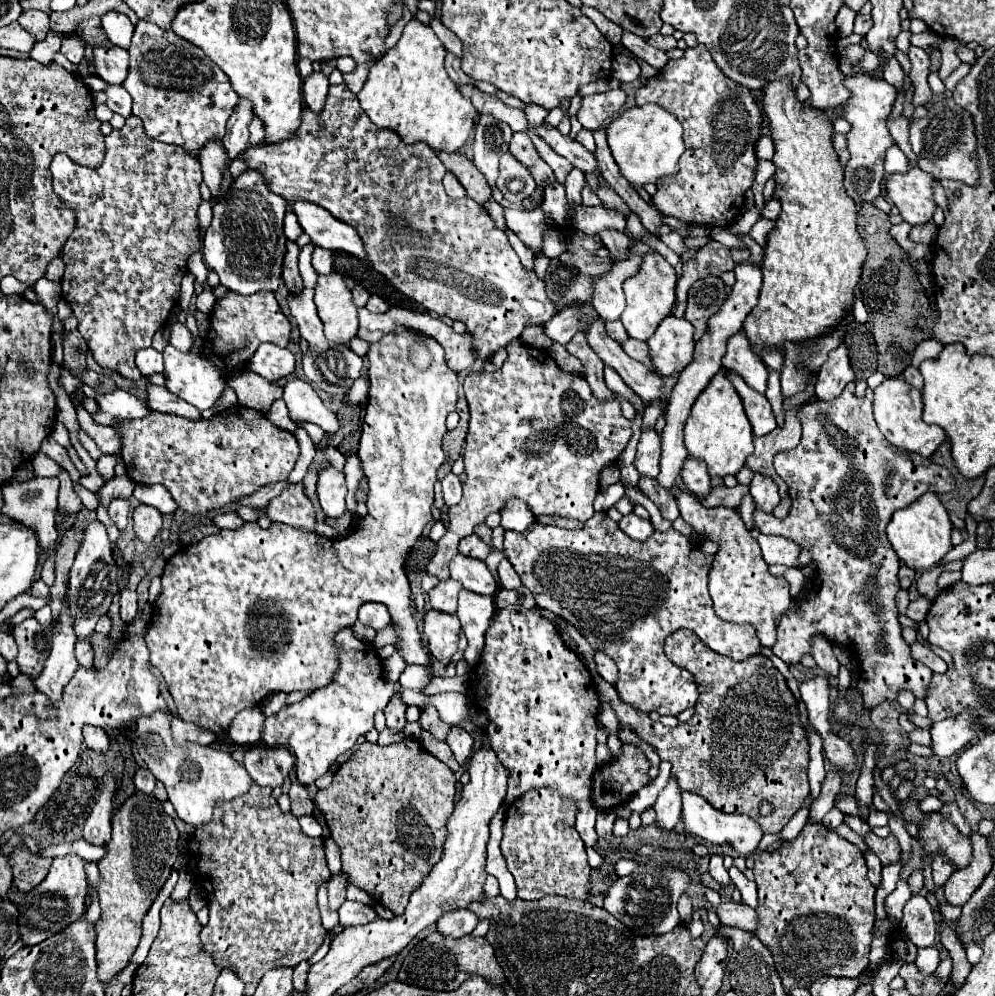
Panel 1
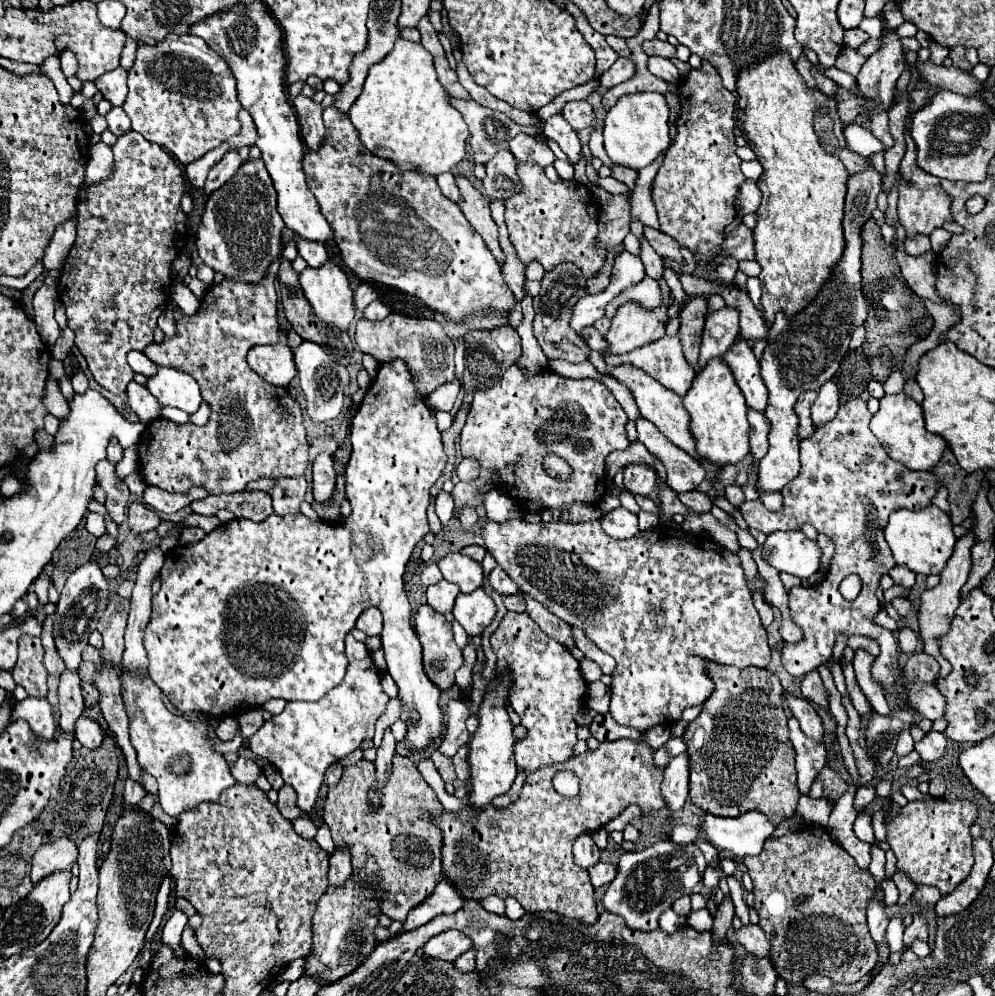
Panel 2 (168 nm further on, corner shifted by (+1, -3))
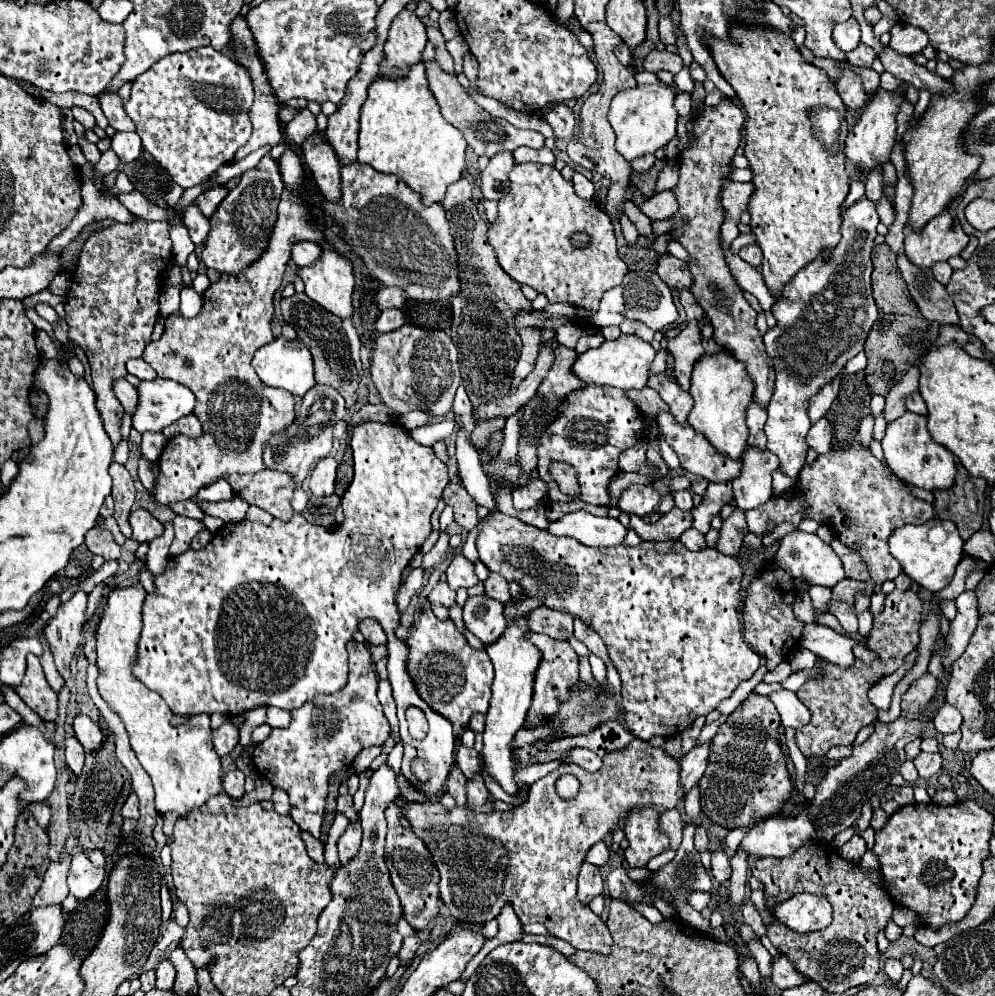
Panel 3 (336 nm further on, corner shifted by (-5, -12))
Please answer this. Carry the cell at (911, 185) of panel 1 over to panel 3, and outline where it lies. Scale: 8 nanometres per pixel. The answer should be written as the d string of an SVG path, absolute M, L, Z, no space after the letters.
M950 209L940 213L936 219L930 219L920 231L906 225L904 235L906 257L922 269L960 255L960 251L968 245L968 235L964 233L960 221L952 217Z

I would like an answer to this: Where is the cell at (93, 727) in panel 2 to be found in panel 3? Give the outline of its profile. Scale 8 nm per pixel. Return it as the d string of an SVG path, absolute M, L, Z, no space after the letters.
M78 713L78 715L74 717L74 725L72 725L72 727L74 727L74 733L76 733L78 741L82 743L82 747L84 747L86 751L96 751L96 749L102 745L102 741L104 741L102 729L100 729L98 723L94 723L90 717Z

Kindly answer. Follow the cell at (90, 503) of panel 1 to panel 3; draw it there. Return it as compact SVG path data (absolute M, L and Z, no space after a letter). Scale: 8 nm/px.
M98 523L98 525L86 535L86 545L88 545L88 549L90 549L94 555L104 557L106 561L120 557L120 545L116 545L112 533L110 533L102 523Z

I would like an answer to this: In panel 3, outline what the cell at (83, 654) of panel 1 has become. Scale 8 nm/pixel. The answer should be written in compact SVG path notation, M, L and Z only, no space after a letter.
M66 735L64 747L66 747L66 763L68 763L70 771L74 775L80 775L82 763L84 763L84 747L76 741L74 735Z

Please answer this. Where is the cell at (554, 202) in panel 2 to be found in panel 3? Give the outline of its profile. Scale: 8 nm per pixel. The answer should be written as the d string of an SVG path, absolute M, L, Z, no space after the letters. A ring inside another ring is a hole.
M514 165L510 181L510 193L498 201L498 221L488 231L498 263L514 281L544 293L550 303L572 301L596 311L602 295L620 285L628 273L616 249L610 217L592 199L578 197L572 183L550 165ZM560 183L566 183L566 187ZM574 233L586 233L590 243L576 247L572 243ZM564 245L566 249L562 249Z

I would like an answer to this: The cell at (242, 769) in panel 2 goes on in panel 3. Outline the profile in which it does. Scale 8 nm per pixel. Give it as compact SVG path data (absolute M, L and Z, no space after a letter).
M241 770L230 771L228 775L224 775L224 791L230 797L240 799L244 795L244 781L246 781L246 775Z

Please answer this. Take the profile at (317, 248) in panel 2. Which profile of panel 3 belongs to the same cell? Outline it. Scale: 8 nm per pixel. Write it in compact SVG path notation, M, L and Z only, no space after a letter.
M298 243L292 247L292 259L298 267L308 267L314 265L316 259L320 259L320 245L318 243Z

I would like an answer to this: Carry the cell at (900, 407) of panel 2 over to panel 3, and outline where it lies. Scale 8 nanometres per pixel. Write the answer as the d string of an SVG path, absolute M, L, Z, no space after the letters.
M906 411L902 417L890 421L886 427L886 435L882 439L882 449L884 449L888 467L892 467L892 471L904 483L924 487L928 491L952 487L954 475L956 475L954 455L944 445L932 441L932 437L926 429L926 417Z

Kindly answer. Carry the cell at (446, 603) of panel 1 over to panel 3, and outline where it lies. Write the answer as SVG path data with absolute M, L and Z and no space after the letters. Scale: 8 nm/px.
M440 581L440 583L430 591L428 599L430 599L430 603L432 603L432 605L452 607L452 605L454 605L454 601L456 601L456 591L452 591L452 589L448 587L448 583L442 583L442 581Z

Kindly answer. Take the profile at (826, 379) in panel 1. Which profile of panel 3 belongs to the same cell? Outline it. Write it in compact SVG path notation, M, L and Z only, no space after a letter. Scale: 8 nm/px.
M822 417L808 431L808 437L806 437L808 447L816 449L816 453L828 451L828 447L832 445L832 433L834 433L834 427L832 427L830 419L828 417Z

